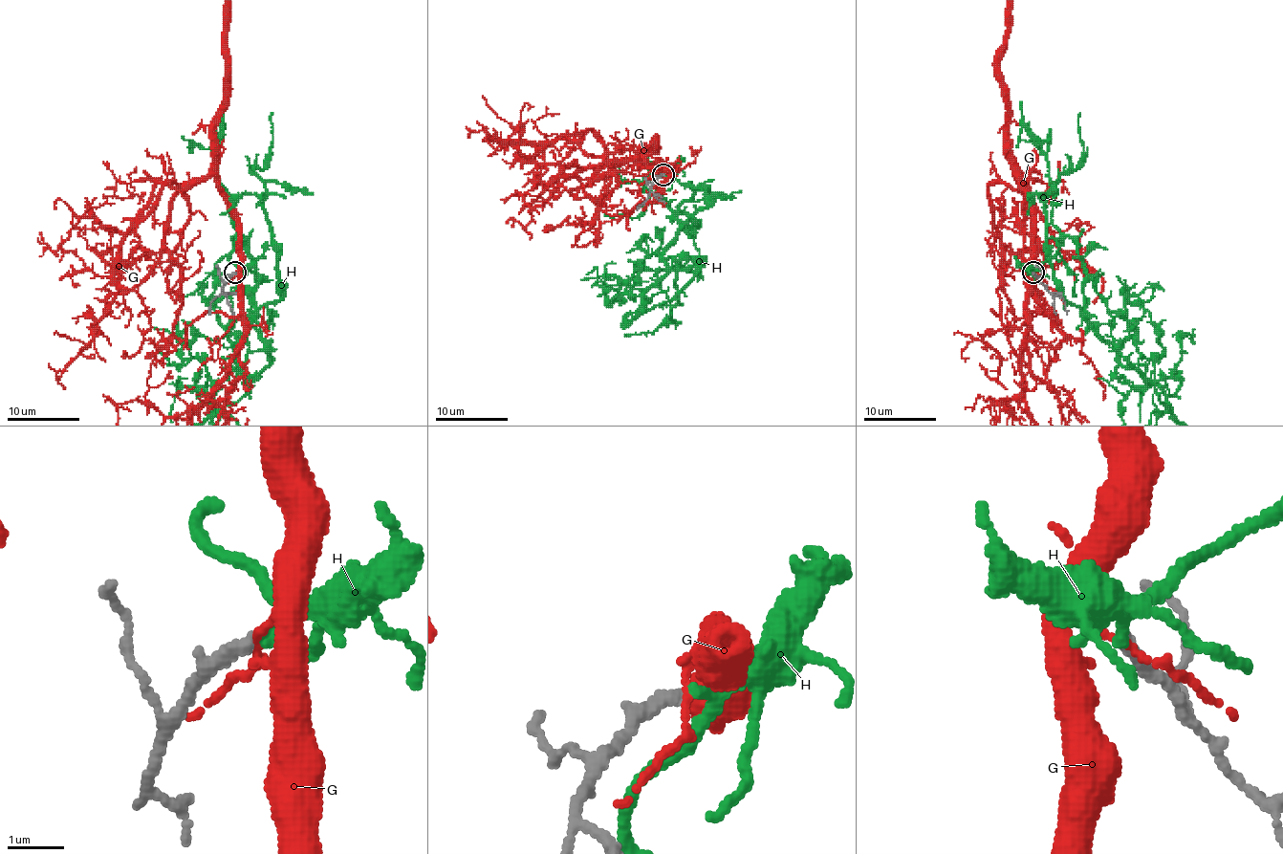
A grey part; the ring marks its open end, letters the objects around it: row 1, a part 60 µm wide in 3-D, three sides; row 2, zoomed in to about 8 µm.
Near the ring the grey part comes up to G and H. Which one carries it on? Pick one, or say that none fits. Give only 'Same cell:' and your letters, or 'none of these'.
Same cell: none of these

